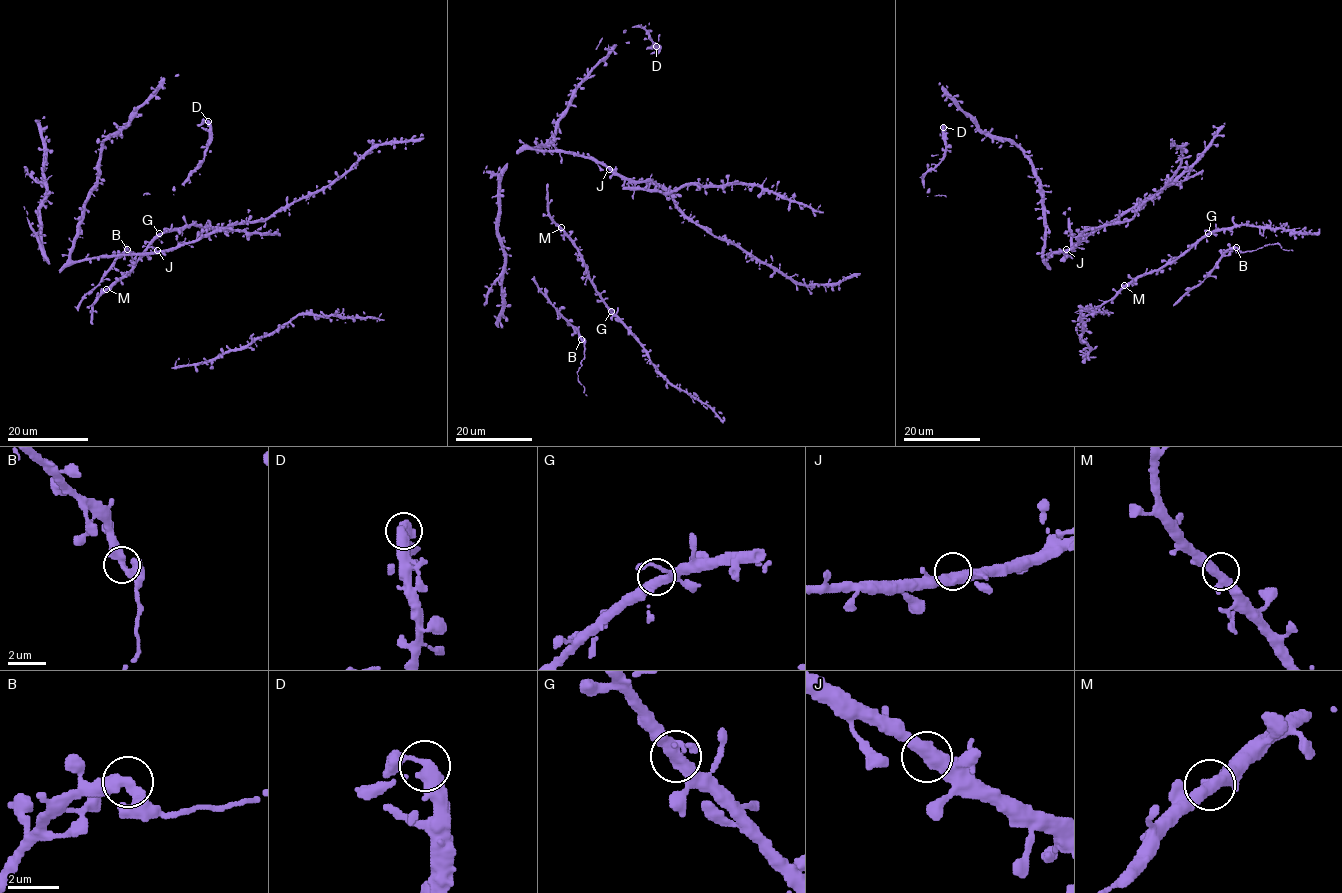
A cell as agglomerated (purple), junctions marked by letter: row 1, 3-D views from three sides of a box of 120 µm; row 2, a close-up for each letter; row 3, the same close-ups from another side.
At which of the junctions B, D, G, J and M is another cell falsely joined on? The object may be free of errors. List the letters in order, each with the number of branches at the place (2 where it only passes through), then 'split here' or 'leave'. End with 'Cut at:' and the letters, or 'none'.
B: branches 2; split here
D: branches 2; leave
G: branches 2; leave
J: branches 2; leave
M: branches 2; leave
Cut at: B

